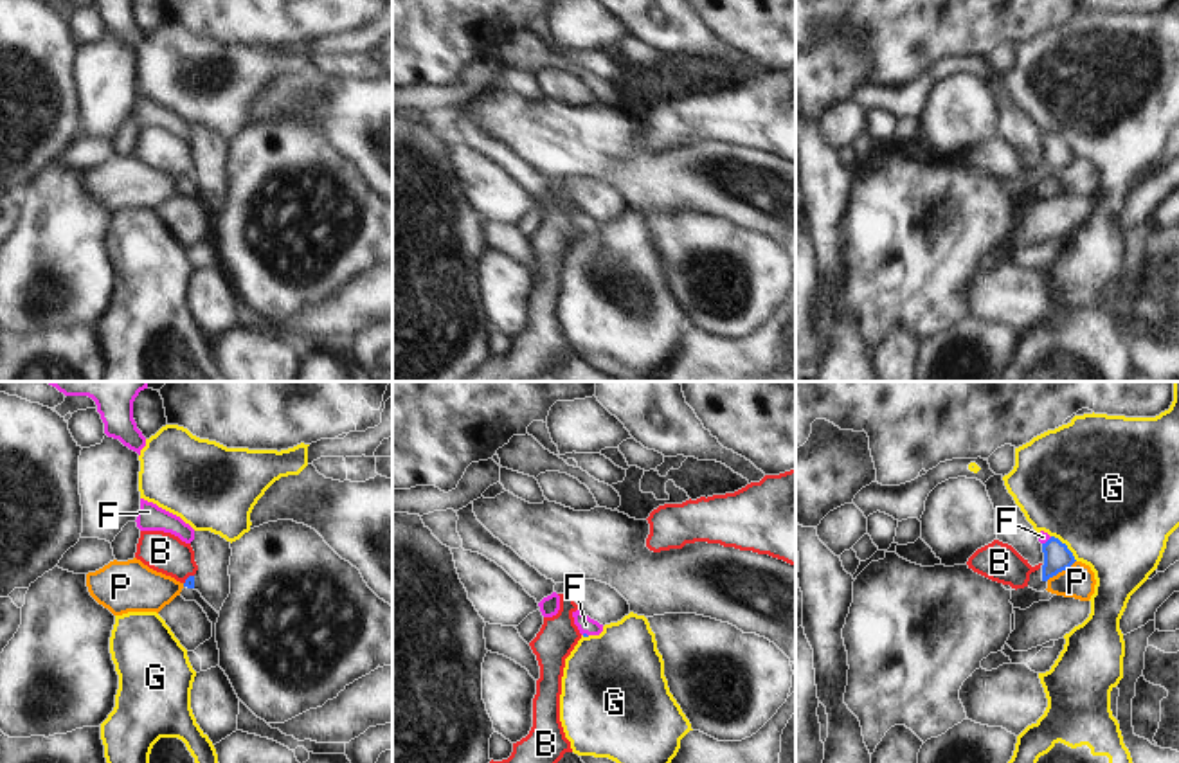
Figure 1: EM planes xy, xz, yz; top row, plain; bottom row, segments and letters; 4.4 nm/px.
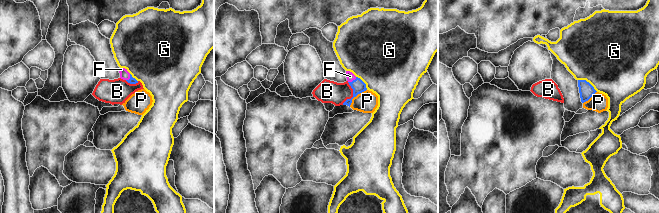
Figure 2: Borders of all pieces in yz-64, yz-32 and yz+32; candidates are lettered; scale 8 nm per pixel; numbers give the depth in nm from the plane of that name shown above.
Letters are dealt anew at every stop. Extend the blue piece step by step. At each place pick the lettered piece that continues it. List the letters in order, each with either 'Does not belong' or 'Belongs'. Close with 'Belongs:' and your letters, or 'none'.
B: Does not belong
F: Belongs
G: Does not belong
P: Does not belong
Belongs: F

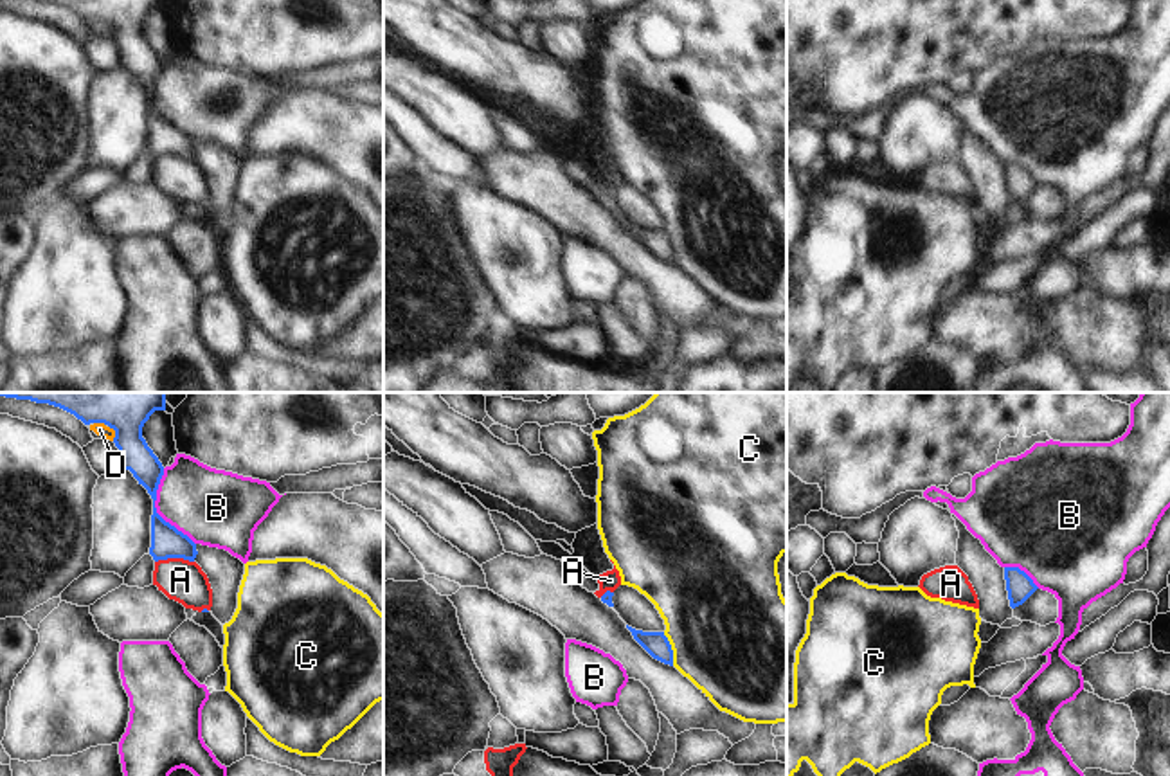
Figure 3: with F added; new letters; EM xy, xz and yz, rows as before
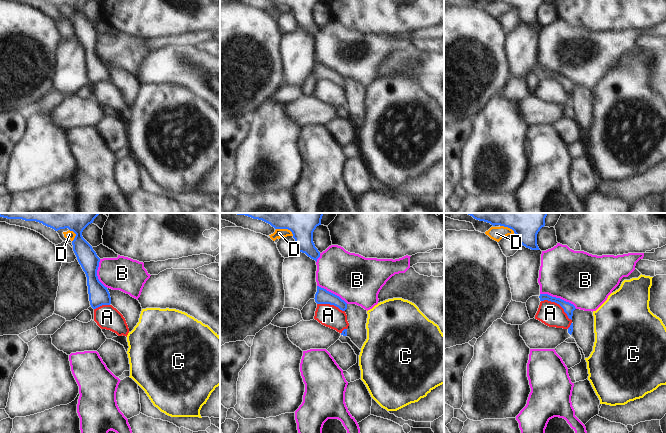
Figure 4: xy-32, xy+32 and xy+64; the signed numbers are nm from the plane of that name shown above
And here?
A: Does not belong
B: Does not belong
C: Does not belong
D: Does not belong
Belongs: none

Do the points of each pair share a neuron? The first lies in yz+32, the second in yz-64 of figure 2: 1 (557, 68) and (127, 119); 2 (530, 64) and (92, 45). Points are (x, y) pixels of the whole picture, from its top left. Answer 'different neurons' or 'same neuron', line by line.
1: different neurons
2: different neurons

